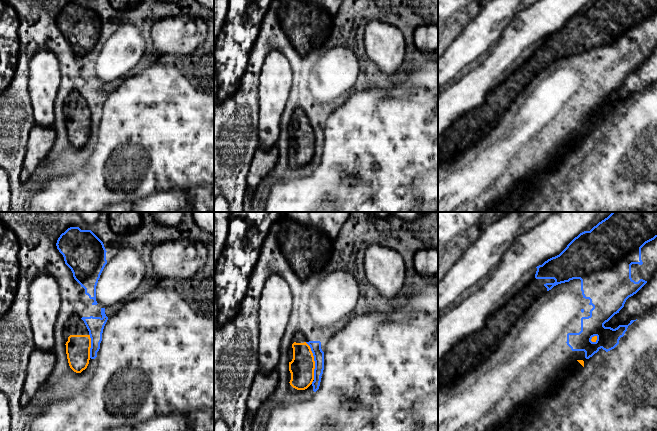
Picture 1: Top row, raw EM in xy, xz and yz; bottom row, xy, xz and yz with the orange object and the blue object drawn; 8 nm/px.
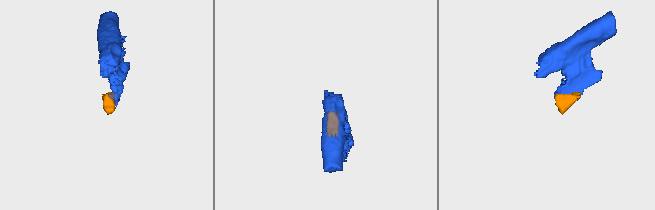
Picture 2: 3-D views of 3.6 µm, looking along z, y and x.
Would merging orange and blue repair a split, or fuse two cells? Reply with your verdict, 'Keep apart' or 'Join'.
Keep apart

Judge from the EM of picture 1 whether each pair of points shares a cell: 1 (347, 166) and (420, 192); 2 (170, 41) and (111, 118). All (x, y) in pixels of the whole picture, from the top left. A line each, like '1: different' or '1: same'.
1: different
2: different

